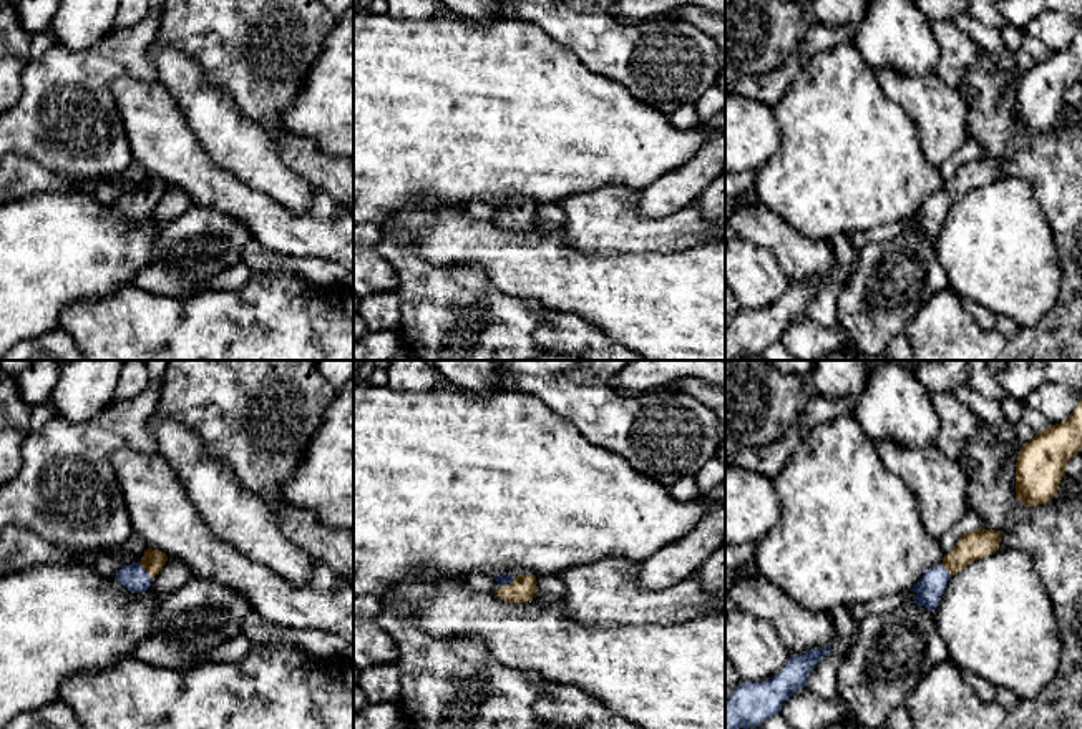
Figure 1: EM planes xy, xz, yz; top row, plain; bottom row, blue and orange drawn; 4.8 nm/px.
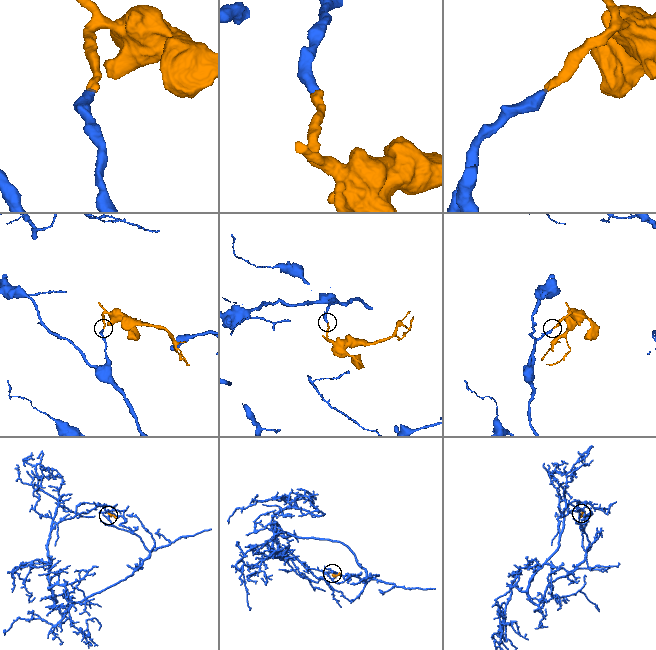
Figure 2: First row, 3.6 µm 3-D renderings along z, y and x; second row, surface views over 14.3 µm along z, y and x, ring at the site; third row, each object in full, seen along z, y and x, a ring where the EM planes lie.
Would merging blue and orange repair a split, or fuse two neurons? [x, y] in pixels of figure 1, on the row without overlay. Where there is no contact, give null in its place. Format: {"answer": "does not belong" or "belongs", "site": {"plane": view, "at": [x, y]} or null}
{"answer": "belongs", "site": {"plane": "xz", "at": [506, 211]}}

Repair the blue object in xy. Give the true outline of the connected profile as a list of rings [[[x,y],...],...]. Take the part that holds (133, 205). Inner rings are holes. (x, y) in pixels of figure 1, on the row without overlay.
[[[148,176],[139,191],[124,191],[115,206],[128,218],[143,221],[151,214],[151,208],[163,198],[166,189],[166,181]]]

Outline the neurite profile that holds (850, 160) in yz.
[[[853,42],[816,53],[795,75],[772,113],[780,128],[782,144],[773,158],[755,171],[753,193],[805,237],[830,242],[841,234],[853,236],[901,223],[911,219],[926,198],[943,193],[944,181],[924,159],[913,121],[883,93],[875,68]]]

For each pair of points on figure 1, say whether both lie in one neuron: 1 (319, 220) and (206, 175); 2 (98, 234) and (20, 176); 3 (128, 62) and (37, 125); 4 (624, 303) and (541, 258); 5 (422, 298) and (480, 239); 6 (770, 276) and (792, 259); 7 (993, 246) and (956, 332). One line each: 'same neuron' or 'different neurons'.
1: same neuron
2: different neurons
3: same neuron
4: same neuron
5: different neurons
6: different neurons
7: different neurons

